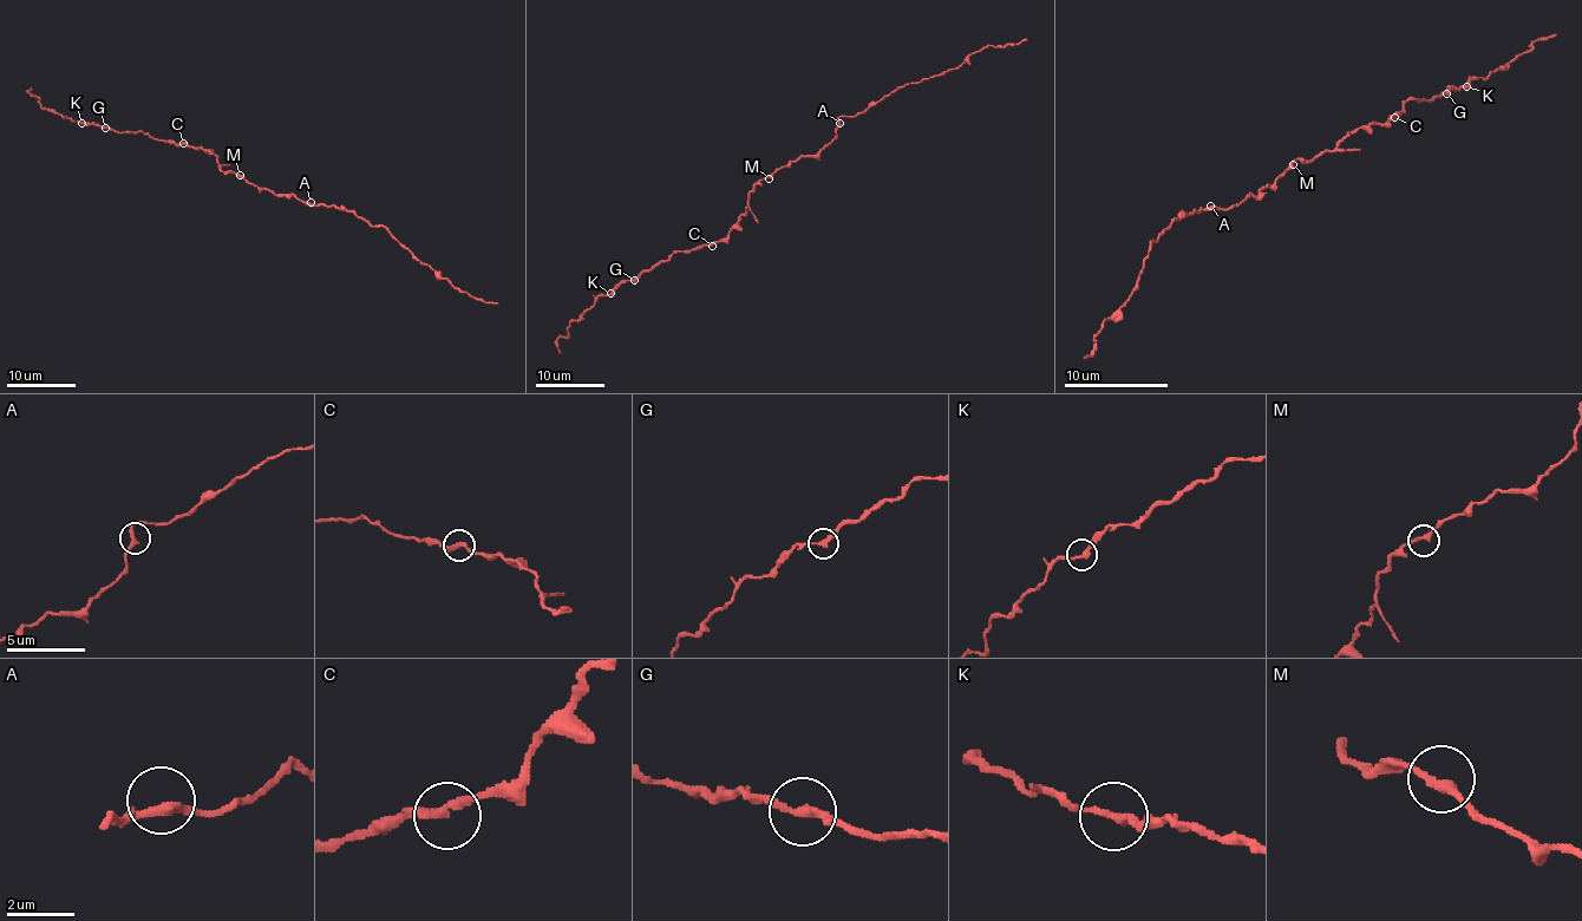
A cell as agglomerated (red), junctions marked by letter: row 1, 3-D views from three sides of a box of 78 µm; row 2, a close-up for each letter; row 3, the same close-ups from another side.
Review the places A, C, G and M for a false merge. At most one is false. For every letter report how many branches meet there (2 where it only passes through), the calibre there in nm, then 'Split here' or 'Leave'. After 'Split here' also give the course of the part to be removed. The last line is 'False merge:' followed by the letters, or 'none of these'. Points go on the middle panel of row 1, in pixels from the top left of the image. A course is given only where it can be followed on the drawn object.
A: Branches: 2. Thickness 260 nm. Leave
C: Branches: 2. Thickness 280 nm. Leave
G: Branches: 2. Thickness 280 nm. Leave
M: Branches: 2. Thickness 240 nm. Leave
False merge: none of these

